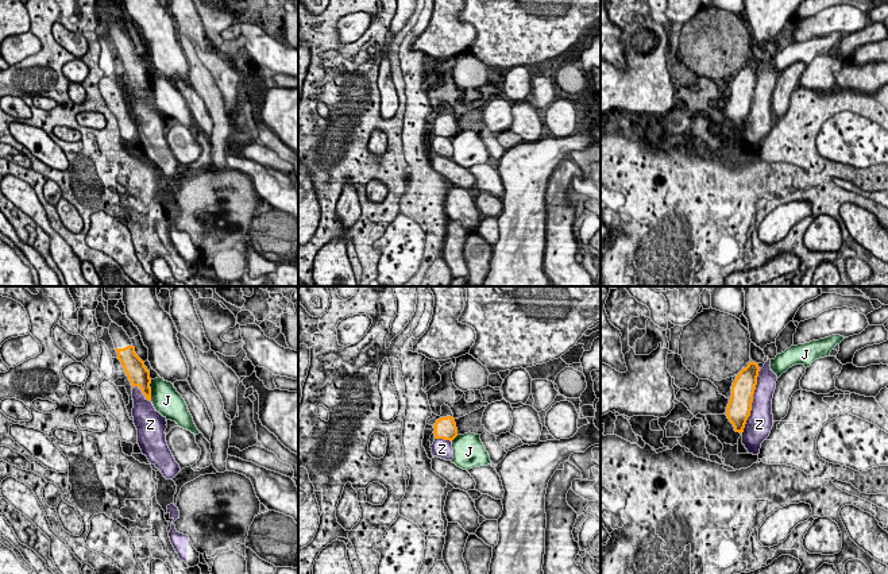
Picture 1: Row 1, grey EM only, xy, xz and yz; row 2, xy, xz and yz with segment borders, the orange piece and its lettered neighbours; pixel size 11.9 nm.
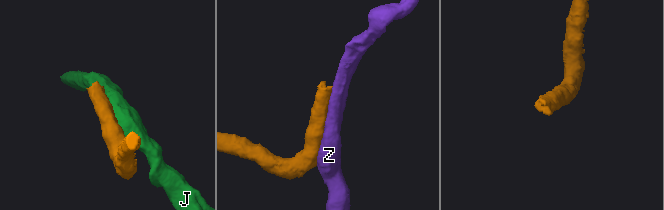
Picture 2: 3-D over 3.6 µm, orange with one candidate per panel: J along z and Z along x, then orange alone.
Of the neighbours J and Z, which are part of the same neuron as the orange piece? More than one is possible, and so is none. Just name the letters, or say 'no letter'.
no letter

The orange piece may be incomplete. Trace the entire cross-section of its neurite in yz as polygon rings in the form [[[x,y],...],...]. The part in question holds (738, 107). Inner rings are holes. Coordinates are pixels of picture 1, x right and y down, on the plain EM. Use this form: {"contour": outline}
{"contour": [[[749,59],[733,80],[731,93],[726,104],[726,113],[736,130],[744,130],[746,118],[750,113],[758,69],[758,62],[756,59]]]}

